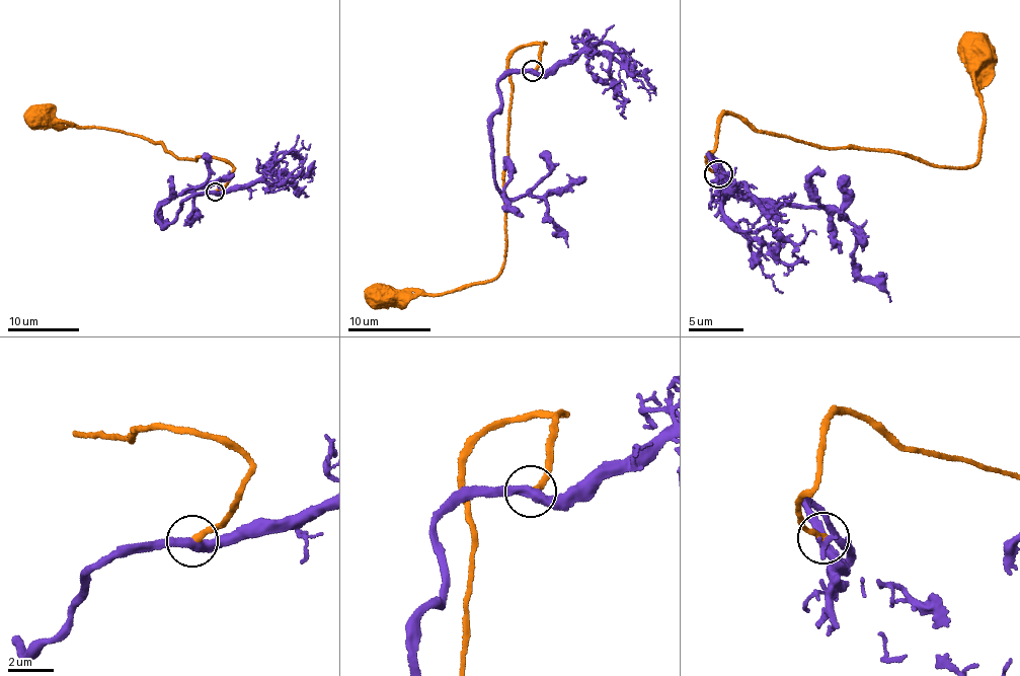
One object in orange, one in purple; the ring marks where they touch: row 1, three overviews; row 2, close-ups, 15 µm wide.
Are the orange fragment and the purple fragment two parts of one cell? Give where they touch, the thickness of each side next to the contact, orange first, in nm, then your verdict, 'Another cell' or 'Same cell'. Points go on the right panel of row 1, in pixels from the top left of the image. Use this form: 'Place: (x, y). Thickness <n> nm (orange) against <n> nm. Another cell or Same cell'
Place: (718, 173). Thickness 280 nm (orange) against 380 nm. Same cell

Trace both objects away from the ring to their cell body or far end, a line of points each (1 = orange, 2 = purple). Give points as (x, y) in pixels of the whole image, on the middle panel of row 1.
1: (532, 71), (543, 43), (521, 47), (507, 68), (507, 242), (503, 269), (491, 280), (445, 293), (365, 298)
2: (532, 71), (502, 76), (497, 85), (492, 135), (496, 191), (512, 199), (545, 199), (568, 247)

